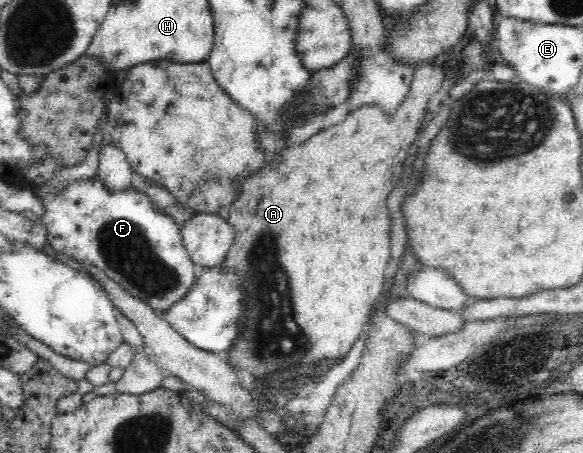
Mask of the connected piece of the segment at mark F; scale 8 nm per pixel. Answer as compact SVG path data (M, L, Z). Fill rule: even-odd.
M99 178L95 179L95 181L83 179L72 185L66 186L64 191L58 195L45 195L42 203L46 211L41 221L47 226L47 231L49 231L49 245L53 246L58 253L69 259L72 264L81 262L86 264L86 266L93 265L97 267L99 271L105 273L105 275L113 279L115 283L119 283L119 286L125 289L131 297L135 297L135 299L149 304L153 312L161 313L161 316L163 316L172 304L186 297L186 294L195 286L196 276L195 273L193 273L194 264L183 245L180 226L170 216L162 215L159 211L155 211L153 205L151 205L151 199L149 199L145 193L137 191L133 186L122 193L109 193L109 191L101 185Z

